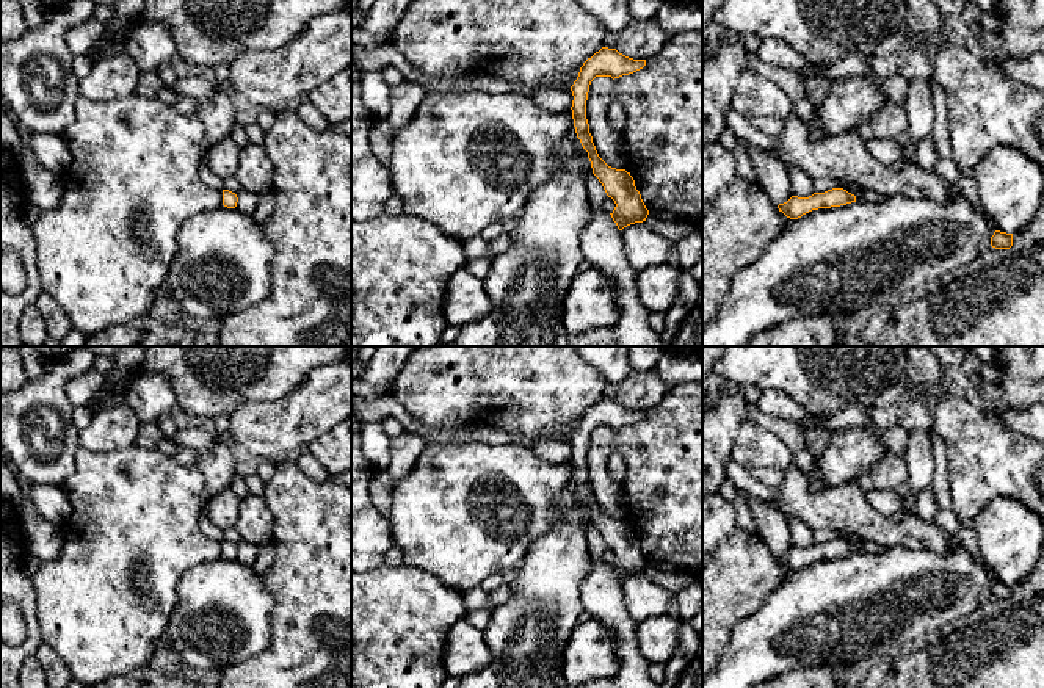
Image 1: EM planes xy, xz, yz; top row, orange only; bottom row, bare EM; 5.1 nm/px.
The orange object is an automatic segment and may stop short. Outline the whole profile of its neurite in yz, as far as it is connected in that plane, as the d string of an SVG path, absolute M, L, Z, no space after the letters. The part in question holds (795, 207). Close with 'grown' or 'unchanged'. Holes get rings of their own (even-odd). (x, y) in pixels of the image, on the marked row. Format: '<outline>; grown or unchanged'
M832 188L825 193L814 193L809 197L792 196L787 202L779 204L778 208L790 219L798 219L803 215L818 210L840 207L856 202L856 196L843 188Z; unchanged

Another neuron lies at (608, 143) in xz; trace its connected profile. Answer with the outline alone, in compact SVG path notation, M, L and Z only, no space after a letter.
M596 77L591 81L586 100L586 119L599 157L611 168L625 169L624 141L621 133L614 132L608 122L613 86L614 80L611 77Z

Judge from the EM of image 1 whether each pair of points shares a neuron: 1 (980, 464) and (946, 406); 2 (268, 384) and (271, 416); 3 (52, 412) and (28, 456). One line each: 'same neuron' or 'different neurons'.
1: same neuron
2: different neurons
3: same neuron

